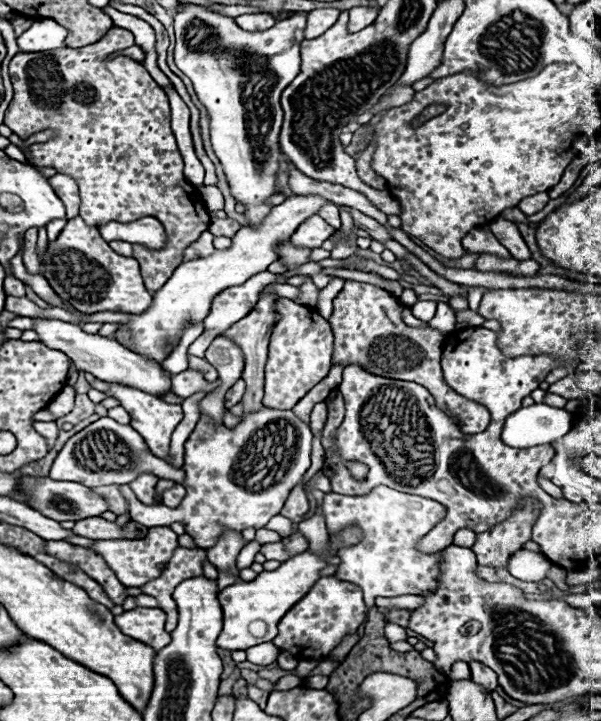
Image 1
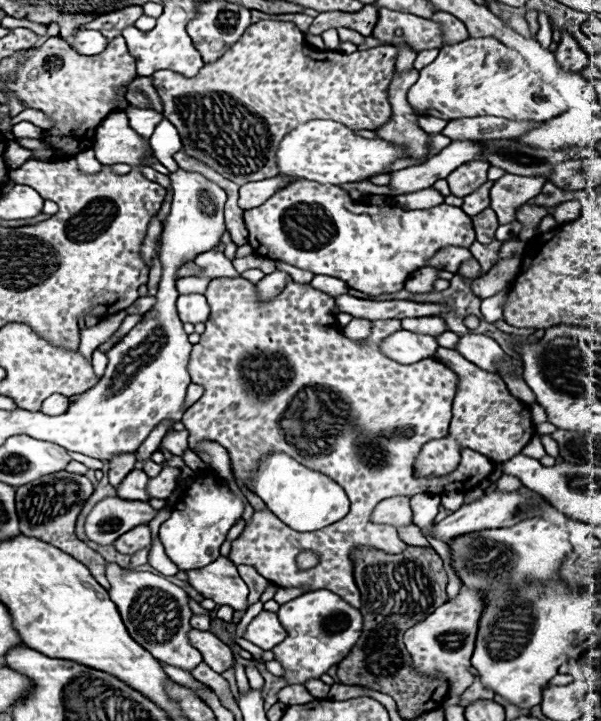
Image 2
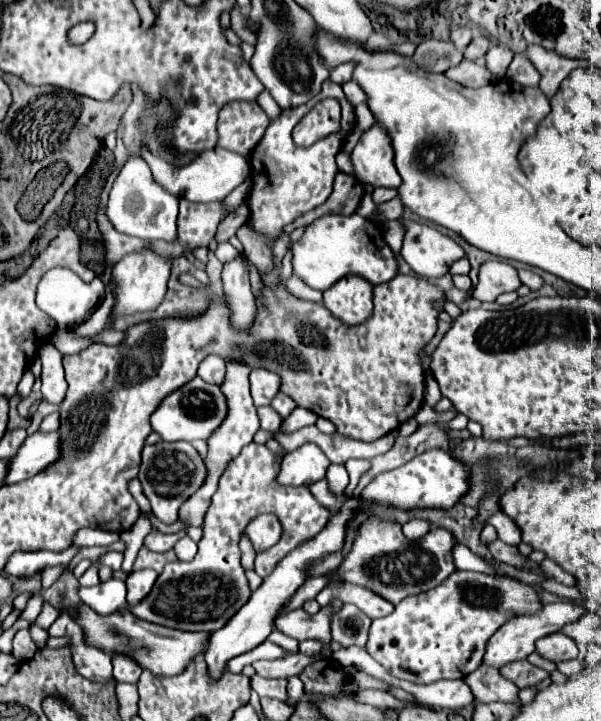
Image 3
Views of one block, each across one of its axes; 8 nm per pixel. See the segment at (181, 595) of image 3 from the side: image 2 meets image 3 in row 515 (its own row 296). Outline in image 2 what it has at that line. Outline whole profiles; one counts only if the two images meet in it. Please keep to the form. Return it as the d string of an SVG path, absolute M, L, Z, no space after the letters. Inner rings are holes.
M241 276L221 277L210 280L206 298L212 312L206 322L206 332L200 336L200 342L192 346L188 362L192 382L204 386L204 394L182 416L182 422L190 432L190 448L202 440L222 444L230 454L238 484L246 484L248 472L254 468L254 460L258 460L258 456L282 450L294 456L300 464L326 472L346 490L350 500L350 511L342 520L316 532L296 532L282 524L282 520L278 520L270 510L254 512L252 522L244 528L240 538L232 542L230 560L236 566L254 566L258 574L276 586L302 586L310 590L326 588L360 608L350 552L360 546L370 546L386 554L398 554L406 548L394 526L370 524L374 504L390 496L414 496L426 492L434 496L456 490L468 492L494 472L494 462L490 462L488 456L462 448L462 460L454 472L440 478L414 478L412 474L414 460L422 446L430 440L448 436L458 378L448 366L432 358L404 366L382 356L382 352L378 352L378 340L386 338L390 332L401 330L400 320L374 320L372 332L364 342L354 342L342 336L338 326L328 326L328 320L336 320L334 298L314 290L310 284L290 282L274 300L262 302L250 281ZM304 550L316 550L320 554L320 564L310 570L300 570L296 566L296 556Z

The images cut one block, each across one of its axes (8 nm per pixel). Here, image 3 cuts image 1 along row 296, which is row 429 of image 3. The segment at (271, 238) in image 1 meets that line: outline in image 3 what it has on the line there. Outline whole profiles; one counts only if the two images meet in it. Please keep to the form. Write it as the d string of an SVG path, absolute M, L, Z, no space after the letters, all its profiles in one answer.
M196 376L188 384L168 394L158 404L158 408L150 416L150 424L154 432L158 432L166 442L178 442L178 440L192 442L192 440L206 440L214 432L214 428L222 424L224 418L226 418L226 398L222 398L220 388L206 384L202 378Z

